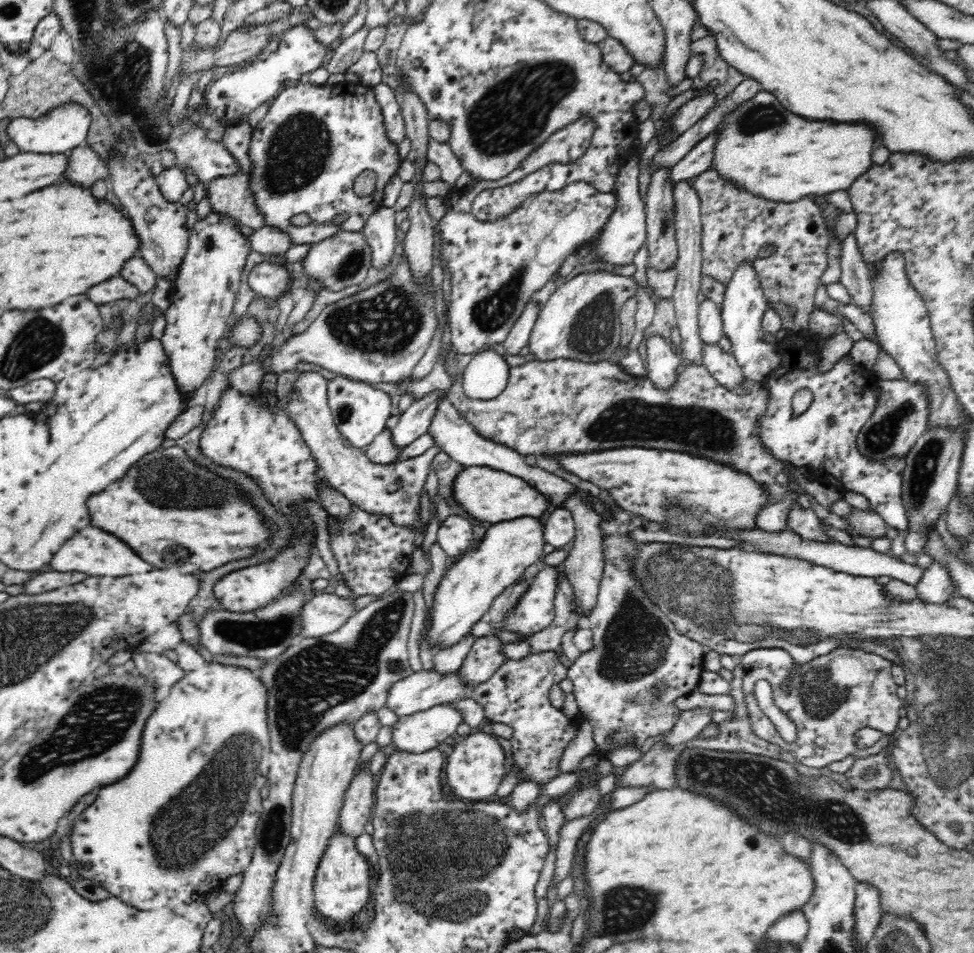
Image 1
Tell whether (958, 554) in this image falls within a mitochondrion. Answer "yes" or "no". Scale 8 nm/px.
no

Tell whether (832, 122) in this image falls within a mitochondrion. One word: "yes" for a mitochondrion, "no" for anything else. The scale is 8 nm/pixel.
no

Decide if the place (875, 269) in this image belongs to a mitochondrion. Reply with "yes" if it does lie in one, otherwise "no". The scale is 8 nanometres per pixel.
no

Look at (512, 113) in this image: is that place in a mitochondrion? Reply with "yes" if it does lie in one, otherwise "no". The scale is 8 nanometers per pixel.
yes

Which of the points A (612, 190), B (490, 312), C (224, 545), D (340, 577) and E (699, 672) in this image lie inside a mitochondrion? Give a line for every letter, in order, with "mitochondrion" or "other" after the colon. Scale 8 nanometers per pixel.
A: other
B: mitochondrion
C: other
D: other
E: other

